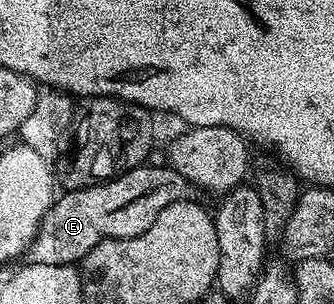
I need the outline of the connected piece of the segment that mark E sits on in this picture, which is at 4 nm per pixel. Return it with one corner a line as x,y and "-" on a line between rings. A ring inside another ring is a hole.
153,162
130,168
101,184
63,191
51,204
48,214
44,214
36,238
30,243
29,263
77,265
102,240
123,240
144,234
144,230
156,222
156,214
160,214
164,206
187,199
191,192
191,185
176,169
161,168

